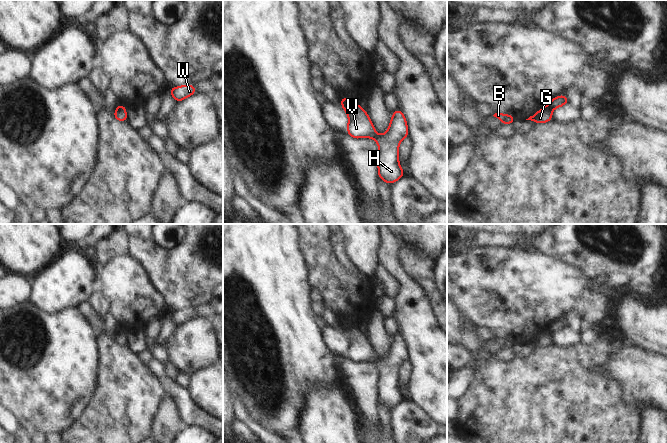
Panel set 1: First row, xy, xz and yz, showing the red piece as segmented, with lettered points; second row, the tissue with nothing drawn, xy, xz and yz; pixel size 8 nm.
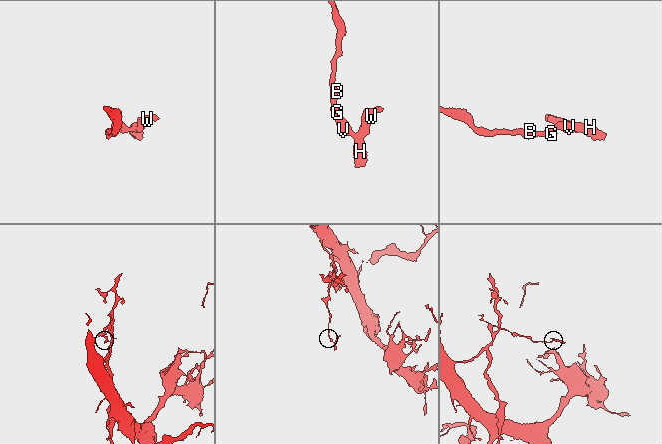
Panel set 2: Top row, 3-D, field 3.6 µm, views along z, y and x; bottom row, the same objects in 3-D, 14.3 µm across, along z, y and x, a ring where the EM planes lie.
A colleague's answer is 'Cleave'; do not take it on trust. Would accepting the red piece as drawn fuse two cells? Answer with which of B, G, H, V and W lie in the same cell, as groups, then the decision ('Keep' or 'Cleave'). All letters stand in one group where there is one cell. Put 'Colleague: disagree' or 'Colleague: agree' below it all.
Groups: B G / H V W. Cleave
Colleague: agree

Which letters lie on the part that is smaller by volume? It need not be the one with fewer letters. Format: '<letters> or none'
H, V, W

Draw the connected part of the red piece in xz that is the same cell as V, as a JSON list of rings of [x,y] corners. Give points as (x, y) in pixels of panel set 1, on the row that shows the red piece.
[[[342,99],[340,105],[346,111],[349,122],[348,135],[358,139],[369,137],[375,139],[379,146],[378,174],[381,180],[390,185],[399,180],[405,173],[398,162],[398,146],[402,139],[408,137],[406,117],[397,108],[390,121],[388,131],[379,136],[366,111],[353,102]]]

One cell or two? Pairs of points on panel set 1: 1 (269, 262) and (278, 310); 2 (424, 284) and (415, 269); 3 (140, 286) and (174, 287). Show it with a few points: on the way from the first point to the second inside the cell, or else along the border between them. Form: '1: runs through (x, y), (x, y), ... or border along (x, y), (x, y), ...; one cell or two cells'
1: runs through (269, 274), (269, 298); one cell
2: border along (433, 278), (413, 279); two cells
3: border along (142, 265), (150, 283), (161, 295), (164, 307); two cells

